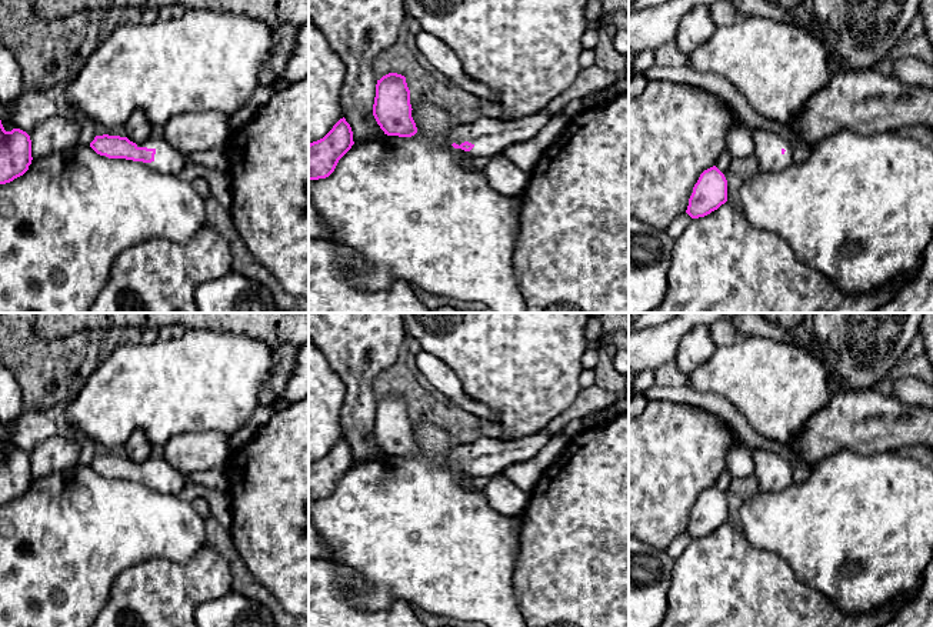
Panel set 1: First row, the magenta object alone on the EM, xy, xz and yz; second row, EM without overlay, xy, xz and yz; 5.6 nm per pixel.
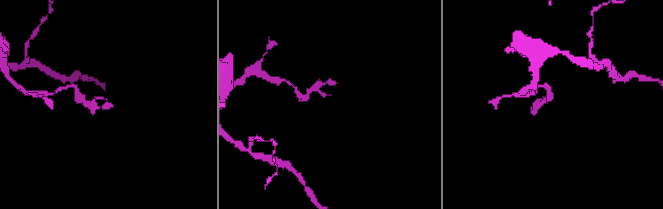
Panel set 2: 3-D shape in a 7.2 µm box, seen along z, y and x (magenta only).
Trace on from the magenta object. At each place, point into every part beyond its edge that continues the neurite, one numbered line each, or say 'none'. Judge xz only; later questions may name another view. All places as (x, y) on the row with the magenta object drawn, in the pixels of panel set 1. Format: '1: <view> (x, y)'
1: xz (490, 136)

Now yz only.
1: yz (767, 146)

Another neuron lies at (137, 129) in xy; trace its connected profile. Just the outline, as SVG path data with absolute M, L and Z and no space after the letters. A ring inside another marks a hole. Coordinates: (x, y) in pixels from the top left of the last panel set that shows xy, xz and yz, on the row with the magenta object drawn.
M136 110L124 124L126 137L133 143L143 143L151 136L153 123L143 110Z

